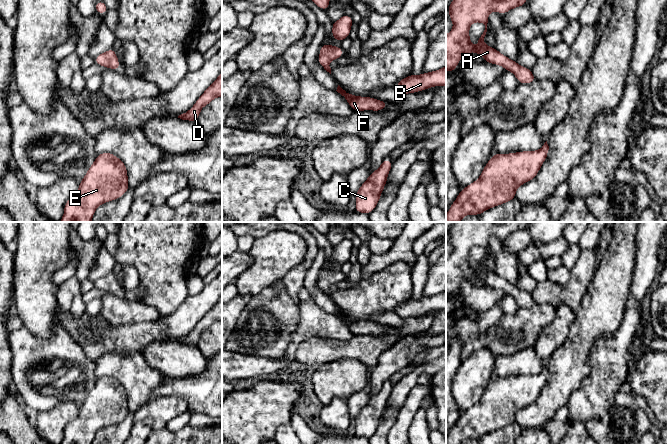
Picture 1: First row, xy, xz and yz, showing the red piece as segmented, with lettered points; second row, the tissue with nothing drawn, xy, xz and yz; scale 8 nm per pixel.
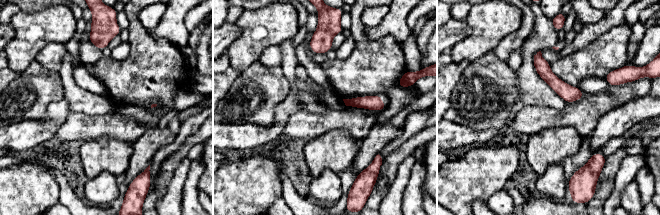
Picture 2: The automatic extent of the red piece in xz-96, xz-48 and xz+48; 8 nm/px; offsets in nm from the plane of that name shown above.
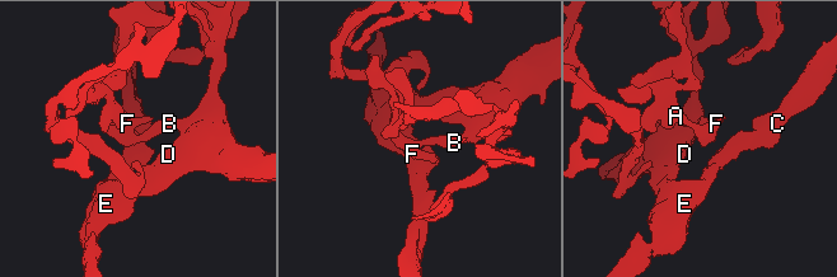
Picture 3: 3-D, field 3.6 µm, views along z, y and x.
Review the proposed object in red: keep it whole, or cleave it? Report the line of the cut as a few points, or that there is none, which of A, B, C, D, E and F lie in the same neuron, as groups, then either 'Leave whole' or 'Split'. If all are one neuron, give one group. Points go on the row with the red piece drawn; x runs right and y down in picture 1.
No split. Groups: A B C D E F. Leave whole

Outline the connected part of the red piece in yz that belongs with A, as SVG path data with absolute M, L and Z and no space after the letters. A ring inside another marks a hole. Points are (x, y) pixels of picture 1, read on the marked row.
M453 0L448 5L449 19L454 26L446 35L446 71L454 72L460 59L467 53L474 52L481 55L486 63L501 65L505 70L511 71L520 84L533 83L536 77L530 68L520 66L516 61L498 52L496 47L488 47L484 43L490 12L497 11L503 15L526 3L527 0ZM474 22L485 25L477 48L472 45L469 37L470 25Z

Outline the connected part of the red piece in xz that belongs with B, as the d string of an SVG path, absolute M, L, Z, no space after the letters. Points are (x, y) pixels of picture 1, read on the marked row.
M446 65L433 72L421 75L411 74L400 80L394 87L401 94L420 92L435 86L446 86Z

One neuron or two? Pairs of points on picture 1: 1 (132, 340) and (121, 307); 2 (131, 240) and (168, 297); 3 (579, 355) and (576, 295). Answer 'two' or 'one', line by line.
1: two
2: one
3: two

